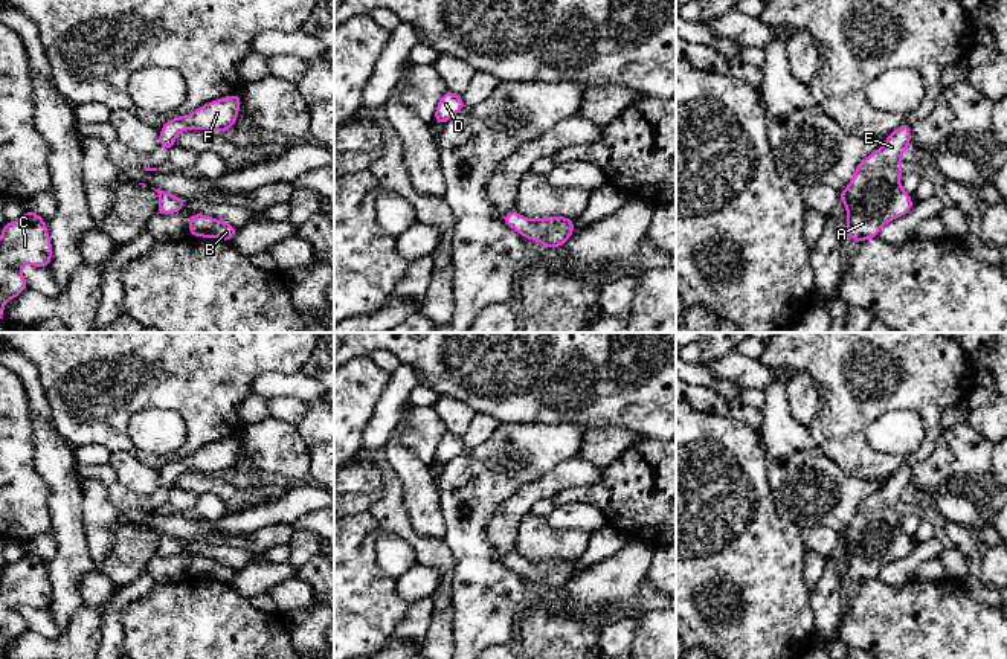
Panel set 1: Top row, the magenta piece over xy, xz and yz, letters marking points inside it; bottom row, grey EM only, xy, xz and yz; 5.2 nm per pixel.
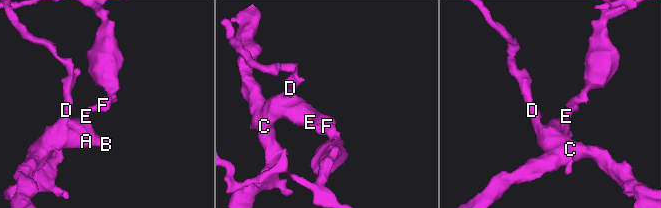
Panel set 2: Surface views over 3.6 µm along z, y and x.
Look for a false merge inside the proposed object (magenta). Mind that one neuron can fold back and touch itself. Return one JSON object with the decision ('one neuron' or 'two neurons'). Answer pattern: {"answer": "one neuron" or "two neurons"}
{"answer": "one neuron"}

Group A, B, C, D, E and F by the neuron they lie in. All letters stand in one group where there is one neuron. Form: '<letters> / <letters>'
A B C D E F

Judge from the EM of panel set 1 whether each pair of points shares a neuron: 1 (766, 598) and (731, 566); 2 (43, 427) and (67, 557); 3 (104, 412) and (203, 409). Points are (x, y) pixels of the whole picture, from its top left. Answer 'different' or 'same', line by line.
1: same
2: same
3: same

